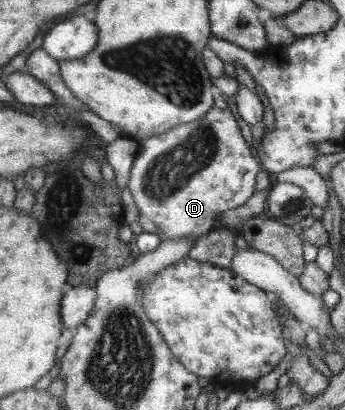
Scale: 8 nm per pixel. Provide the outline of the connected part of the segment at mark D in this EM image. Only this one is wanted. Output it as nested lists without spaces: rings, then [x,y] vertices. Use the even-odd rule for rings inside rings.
[[[211,108],[197,120],[178,124],[162,135],[138,140],[127,186],[139,216],[154,222],[159,242],[205,235],[218,226],[217,214],[241,206],[255,192],[255,174],[259,172],[259,164],[251,156],[251,151],[239,134],[237,122],[230,110],[219,108]]]

